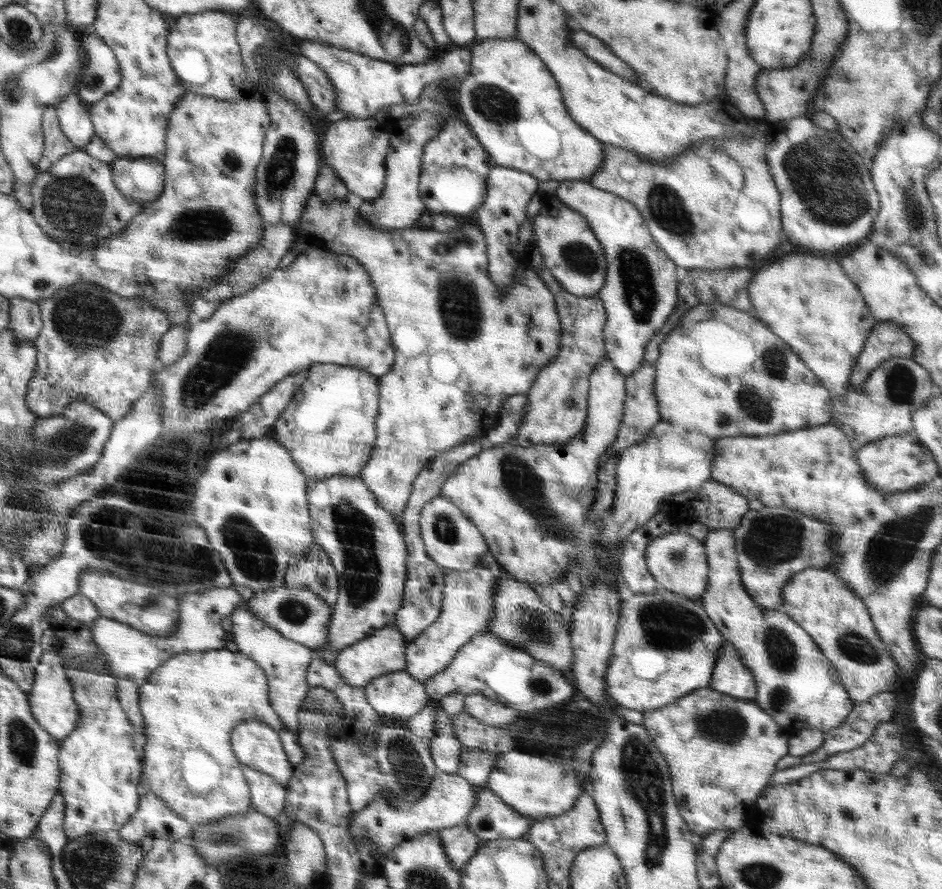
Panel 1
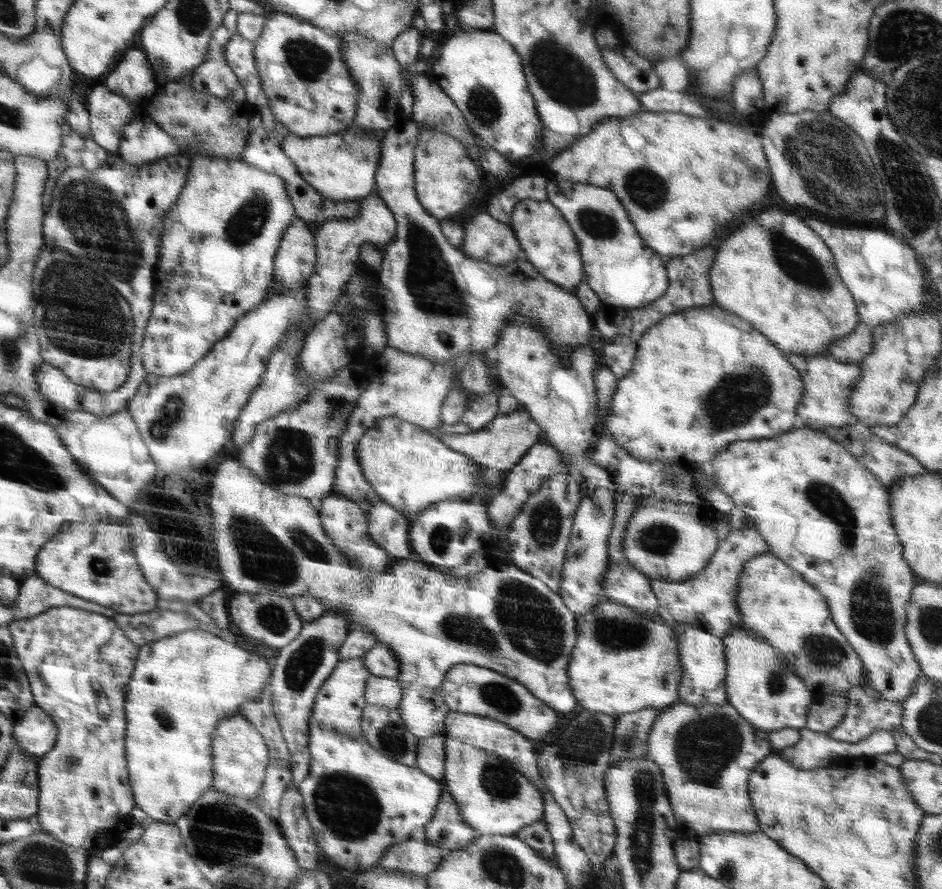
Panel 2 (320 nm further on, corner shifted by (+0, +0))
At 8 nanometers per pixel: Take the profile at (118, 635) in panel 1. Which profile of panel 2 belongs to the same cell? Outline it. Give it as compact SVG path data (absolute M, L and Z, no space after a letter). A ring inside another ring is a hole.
M161 608L142 614L116 614L114 620L139 649L165 636L200 629L197 620L187 612L172 612Z

